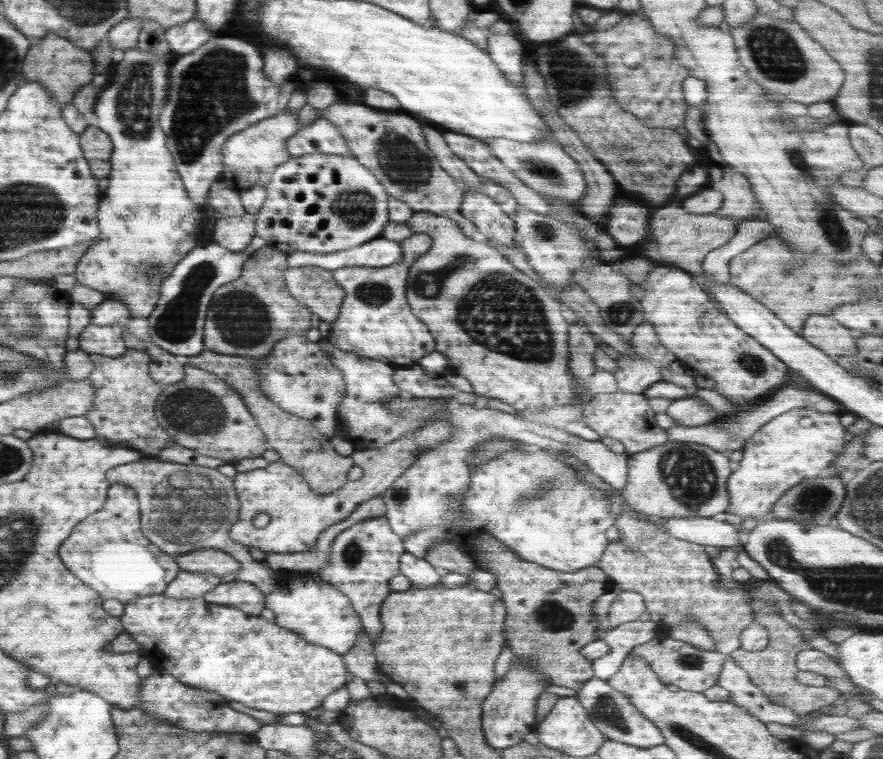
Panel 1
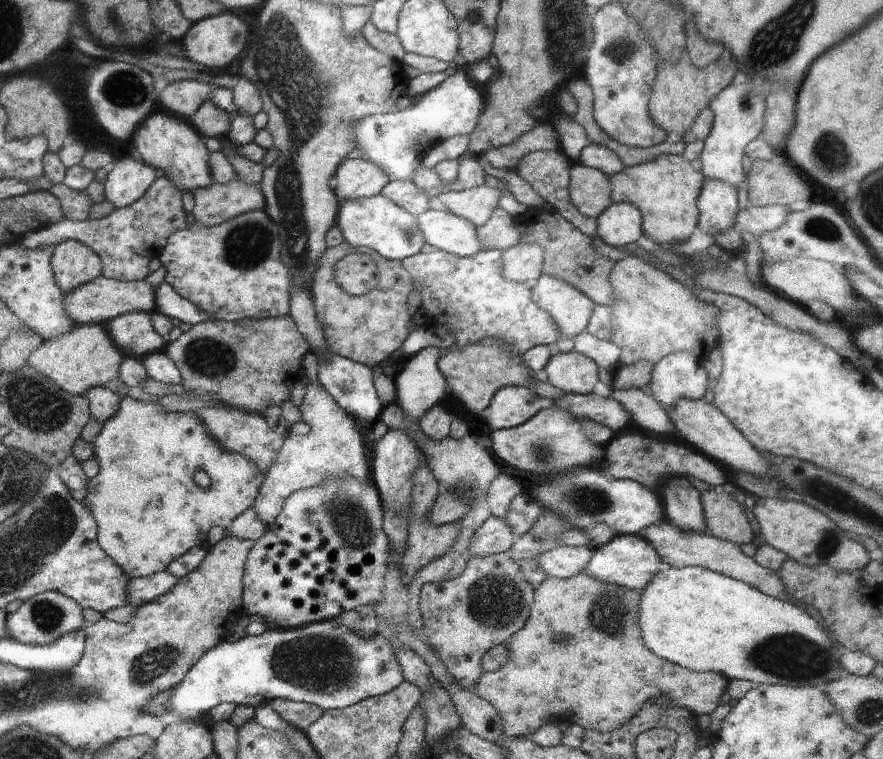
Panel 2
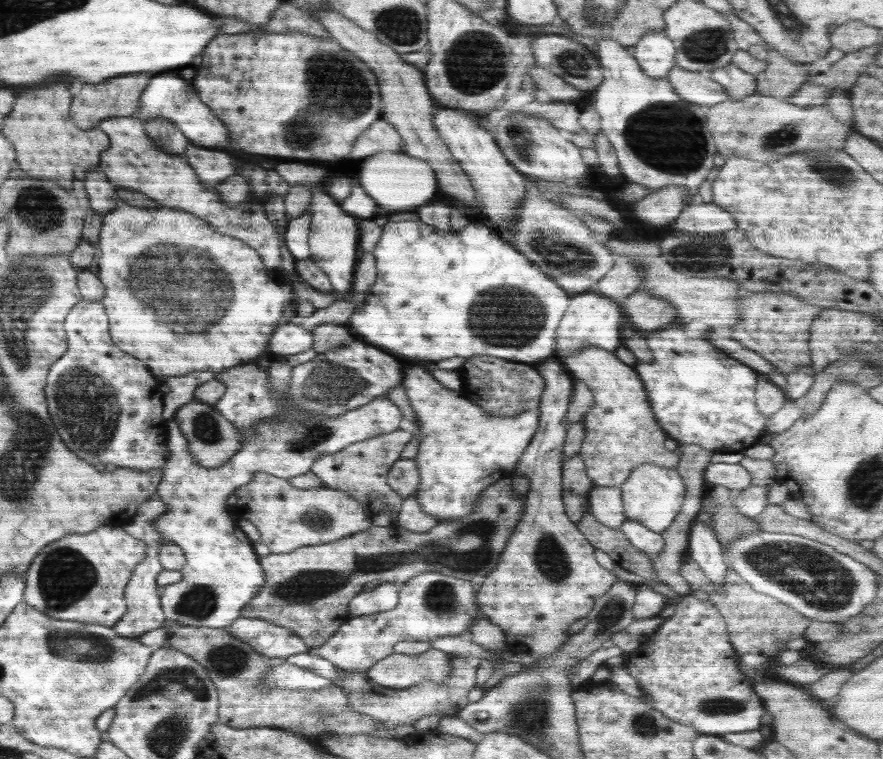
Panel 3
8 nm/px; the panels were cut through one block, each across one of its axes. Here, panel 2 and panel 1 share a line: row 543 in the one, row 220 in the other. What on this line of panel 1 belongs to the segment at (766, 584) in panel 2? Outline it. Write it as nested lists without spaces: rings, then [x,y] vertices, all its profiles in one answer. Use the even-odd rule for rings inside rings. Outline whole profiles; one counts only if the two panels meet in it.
[[[660,206],[650,216],[648,237],[636,244],[636,255],[653,261],[657,265],[677,267],[692,275],[703,273],[703,261],[708,252],[724,246],[738,230],[738,224],[732,218],[720,216],[719,211],[710,214],[692,214],[682,206]]]

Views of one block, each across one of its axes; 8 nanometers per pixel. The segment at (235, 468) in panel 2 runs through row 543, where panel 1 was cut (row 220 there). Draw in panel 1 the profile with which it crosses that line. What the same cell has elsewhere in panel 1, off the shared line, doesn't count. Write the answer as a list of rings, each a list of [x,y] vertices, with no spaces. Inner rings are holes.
[[[137,46],[124,50],[124,59],[110,68],[110,81],[98,93],[94,112],[86,115],[91,126],[100,128],[112,138],[111,171],[109,185],[105,190],[103,202],[99,206],[99,225],[102,229],[100,240],[84,251],[75,265],[75,278],[85,287],[94,289],[108,298],[118,300],[127,306],[132,317],[147,318],[158,303],[161,285],[171,276],[176,264],[183,260],[190,250],[209,241],[205,233],[207,219],[201,205],[188,197],[181,176],[168,152],[166,136],[158,126],[160,111],[166,100],[168,71],[174,59],[157,60],[140,52]],[[148,268],[158,268],[160,276],[147,276]]]

